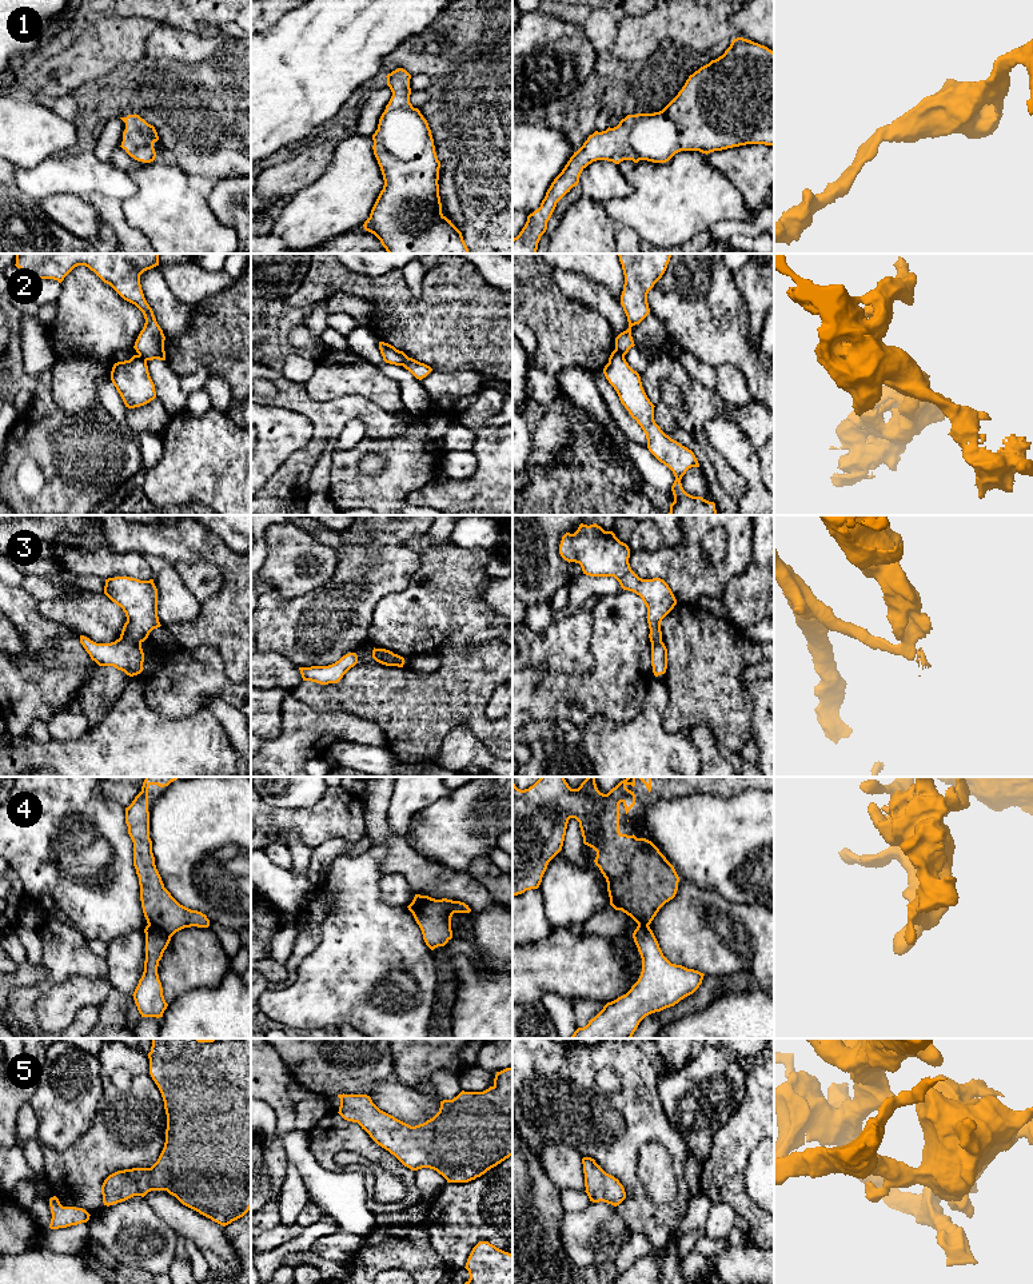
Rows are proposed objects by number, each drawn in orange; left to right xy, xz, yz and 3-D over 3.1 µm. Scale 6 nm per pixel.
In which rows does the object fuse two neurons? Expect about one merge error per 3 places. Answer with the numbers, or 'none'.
2, 3, 4

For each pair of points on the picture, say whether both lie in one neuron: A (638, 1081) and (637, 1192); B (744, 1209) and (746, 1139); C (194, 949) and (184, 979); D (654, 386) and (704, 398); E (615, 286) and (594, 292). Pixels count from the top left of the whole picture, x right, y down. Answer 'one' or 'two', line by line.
A: one
B: one
C: one
D: one
E: two

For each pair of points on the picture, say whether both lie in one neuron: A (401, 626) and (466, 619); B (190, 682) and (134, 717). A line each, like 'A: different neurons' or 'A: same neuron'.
A: same neuron
B: different neurons

